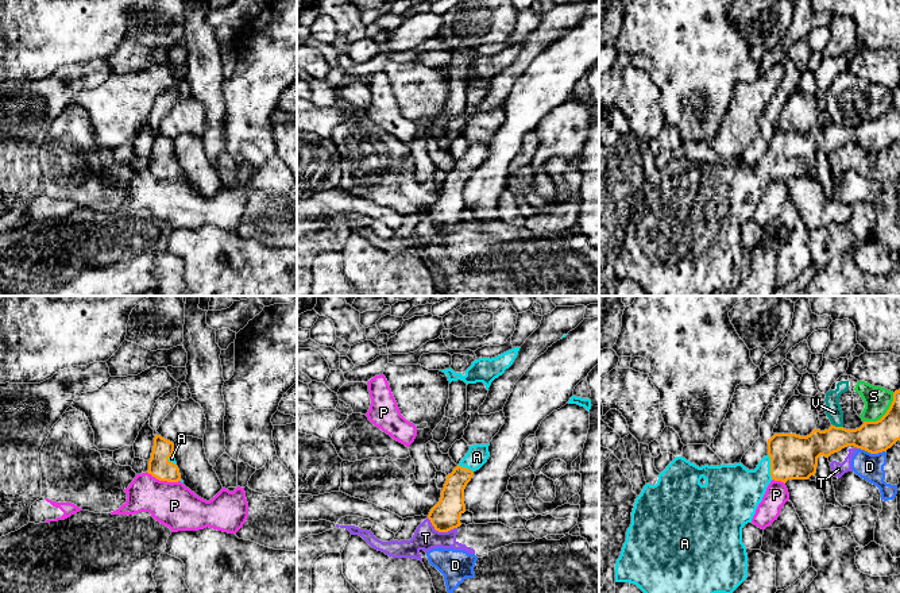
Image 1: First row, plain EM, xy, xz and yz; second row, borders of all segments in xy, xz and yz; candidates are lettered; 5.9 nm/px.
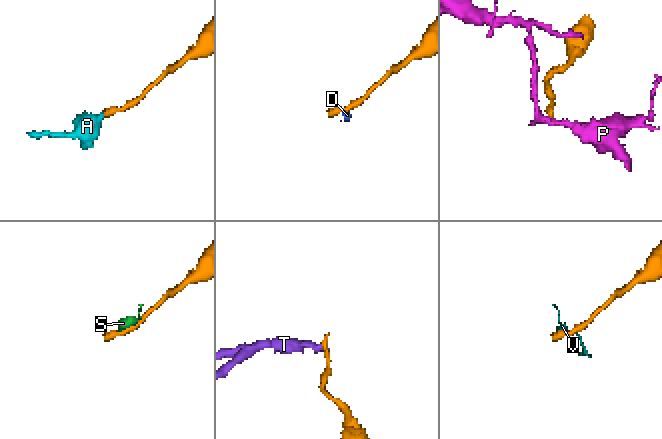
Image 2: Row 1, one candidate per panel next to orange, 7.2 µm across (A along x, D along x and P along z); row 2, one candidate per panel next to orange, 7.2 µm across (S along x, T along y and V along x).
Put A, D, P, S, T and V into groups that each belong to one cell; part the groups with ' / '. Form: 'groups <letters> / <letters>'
groups A / D T / P / S V

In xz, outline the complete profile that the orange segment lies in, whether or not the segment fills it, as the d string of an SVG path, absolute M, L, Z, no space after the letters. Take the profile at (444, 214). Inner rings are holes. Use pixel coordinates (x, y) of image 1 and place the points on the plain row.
M488 142L470 143L468 150L447 173L440 199L430 207L428 216L439 230L448 230L461 223L460 213L466 209L464 186L474 170L488 157Z

